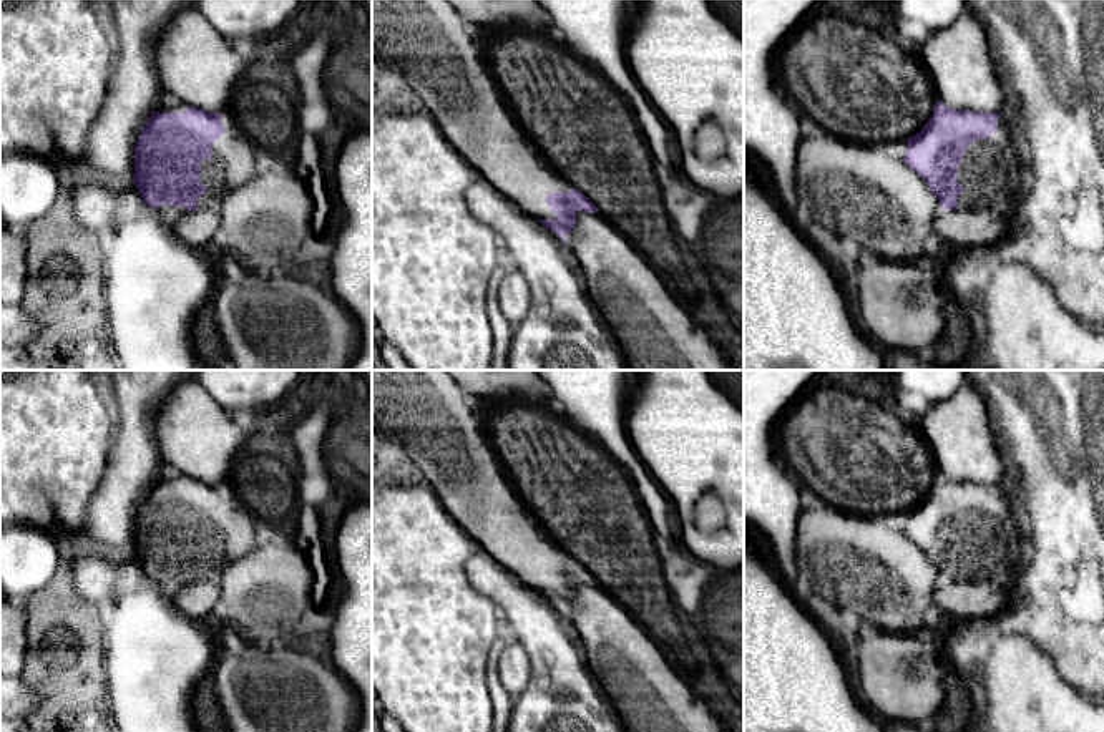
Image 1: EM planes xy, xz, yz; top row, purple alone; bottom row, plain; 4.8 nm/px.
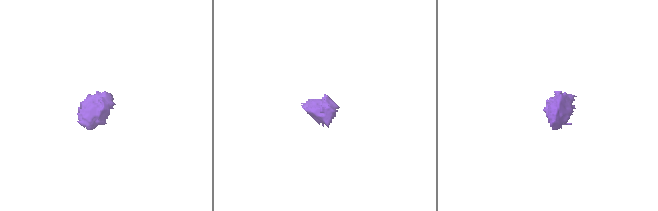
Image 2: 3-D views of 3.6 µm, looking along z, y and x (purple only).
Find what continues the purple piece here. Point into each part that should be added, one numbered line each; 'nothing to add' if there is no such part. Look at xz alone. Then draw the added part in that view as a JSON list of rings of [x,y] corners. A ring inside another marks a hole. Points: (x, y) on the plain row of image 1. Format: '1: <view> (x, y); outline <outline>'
1: xz (427, 412); outline [[[372,370],[372,418],[385,442],[398,443],[408,451],[423,471],[425,483],[435,490],[447,511],[480,544],[480,549],[535,591],[558,589],[546,576],[546,566],[571,564],[573,556],[559,548],[543,523],[523,503],[488,440],[476,403],[447,370]]]

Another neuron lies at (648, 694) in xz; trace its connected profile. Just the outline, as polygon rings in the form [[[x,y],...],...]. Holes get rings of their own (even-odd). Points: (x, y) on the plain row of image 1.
[[[578,583],[564,612],[624,732],[727,732],[667,661],[664,646],[604,586]]]

